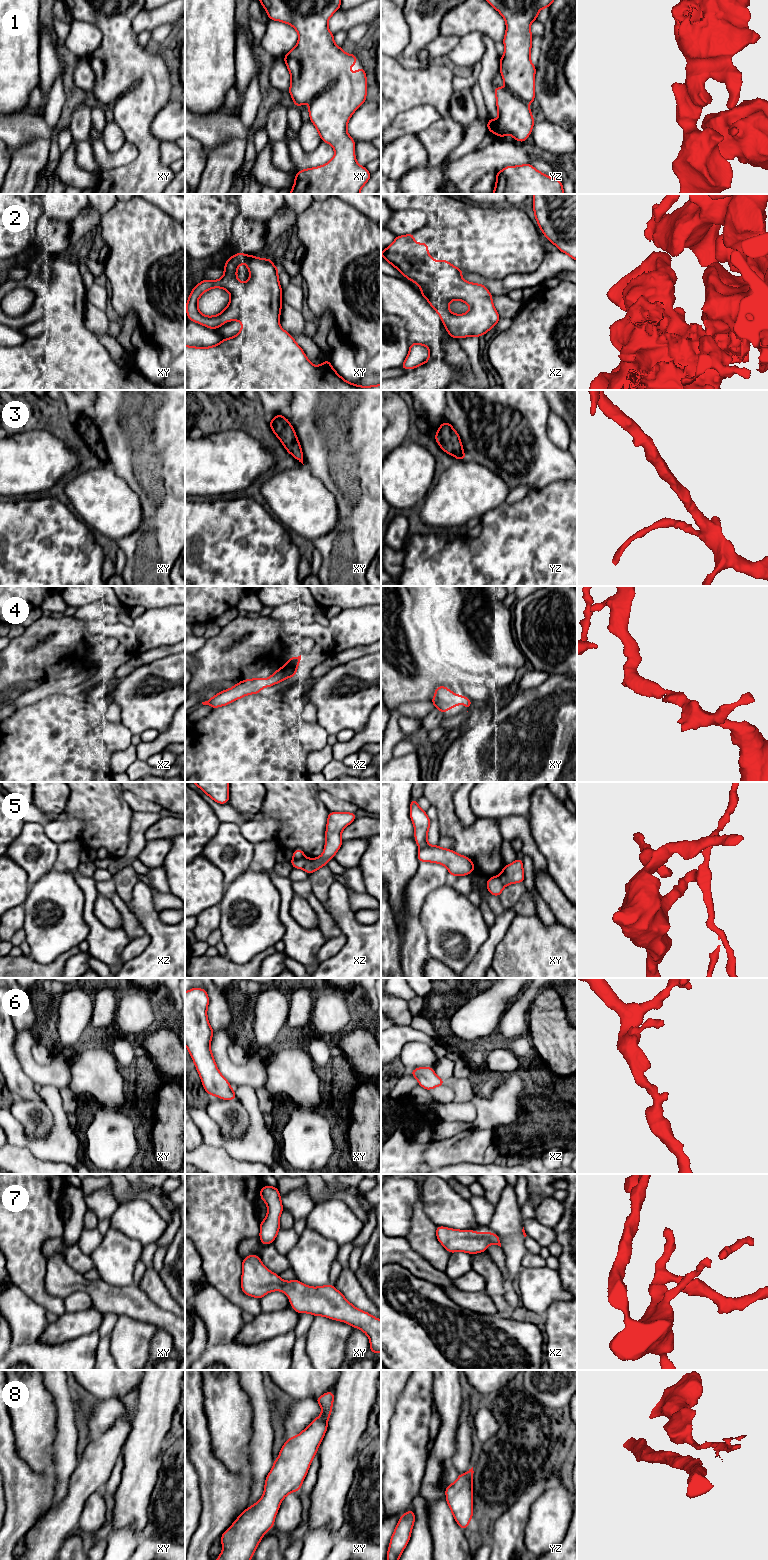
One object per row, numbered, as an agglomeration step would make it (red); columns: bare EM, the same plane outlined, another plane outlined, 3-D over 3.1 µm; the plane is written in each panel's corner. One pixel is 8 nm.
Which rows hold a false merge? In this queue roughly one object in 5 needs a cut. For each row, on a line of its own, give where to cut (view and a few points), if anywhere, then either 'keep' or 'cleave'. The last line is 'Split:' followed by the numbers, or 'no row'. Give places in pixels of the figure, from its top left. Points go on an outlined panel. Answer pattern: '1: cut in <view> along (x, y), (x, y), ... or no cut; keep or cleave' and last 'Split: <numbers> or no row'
1: no cut; keep
2: no cut; keep
3: no cut; keep
4: no cut; keep
5: no cut; keep
6: no cut; keep
7: no cut; keep
8: no cut; keep
Split: no row

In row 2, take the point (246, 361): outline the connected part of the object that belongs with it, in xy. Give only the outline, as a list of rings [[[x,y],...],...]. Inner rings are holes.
[[[238,252],[228,257],[224,265],[222,278],[212,281],[204,279],[191,291],[186,303],[189,321],[196,322],[210,329],[217,329],[228,321],[240,321],[241,330],[231,338],[225,338],[220,343],[210,347],[194,347],[185,345],[185,390],[381,390],[381,384],[359,386],[347,382],[332,367],[329,359],[314,366],[306,357],[302,348],[293,336],[281,328],[279,319],[282,307],[282,288],[279,283],[279,269],[267,257],[266,260]],[[242,262],[248,268],[250,277],[246,283],[237,278],[237,270]],[[212,288],[222,288],[230,294],[227,307],[217,315],[205,316],[198,308],[198,300],[203,293]]]

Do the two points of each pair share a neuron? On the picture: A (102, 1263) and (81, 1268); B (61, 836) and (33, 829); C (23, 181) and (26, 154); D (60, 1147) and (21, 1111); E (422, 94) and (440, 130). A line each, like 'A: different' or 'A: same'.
A: different
B: different
C: same
D: different
E: same

